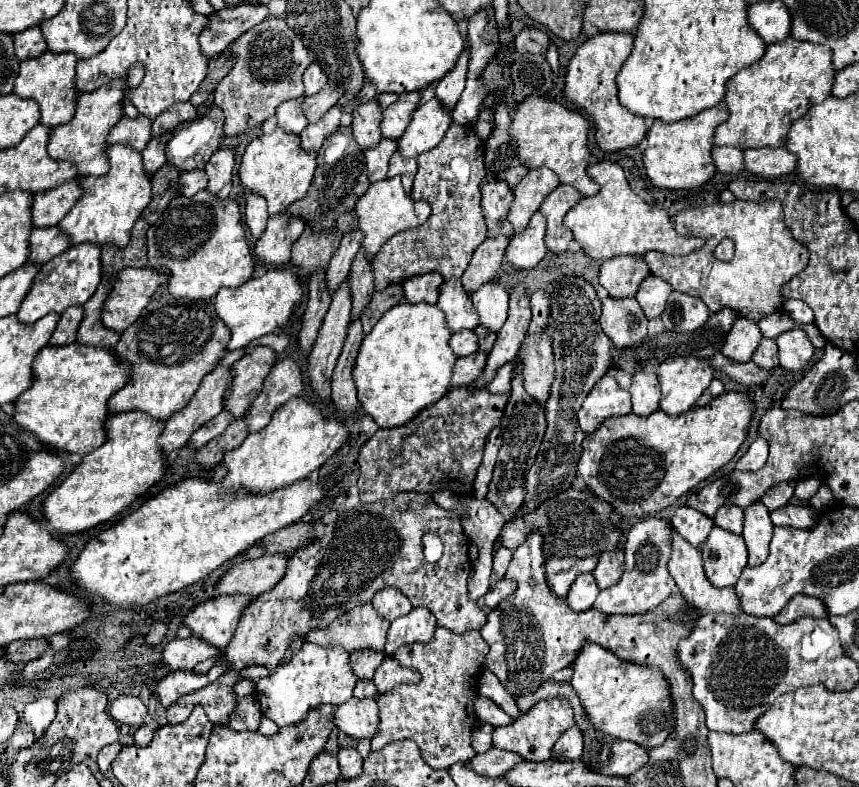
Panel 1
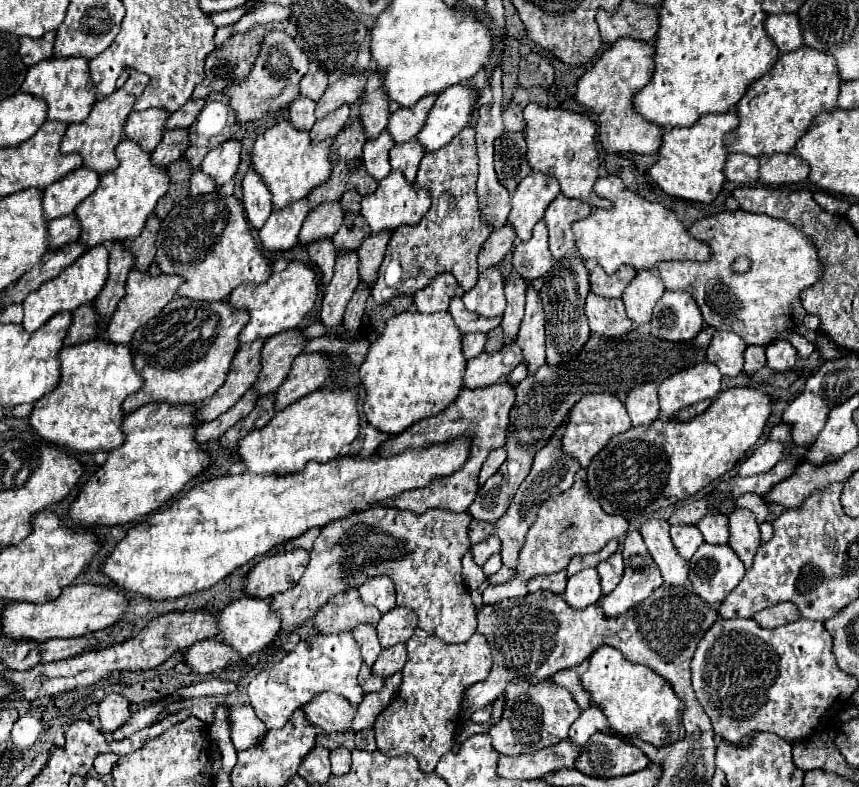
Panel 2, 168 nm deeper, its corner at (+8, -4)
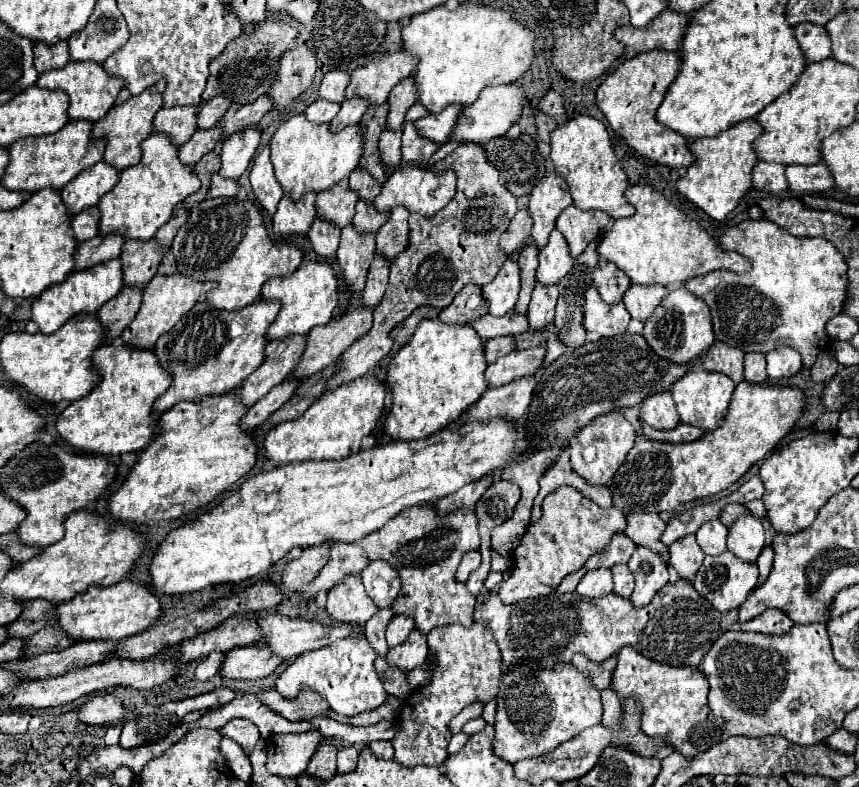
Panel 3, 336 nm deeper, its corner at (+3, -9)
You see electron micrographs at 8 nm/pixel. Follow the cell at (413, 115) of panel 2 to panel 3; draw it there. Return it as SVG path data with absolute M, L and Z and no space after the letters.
M450 105L446 107L442 113L432 113L428 117L422 117L416 121L416 127L420 131L422 137L438 143L438 145L444 145L448 139L450 139L450 133L454 131L456 127L456 121L458 117L462 115L462 109L464 107L458 107L458 105Z

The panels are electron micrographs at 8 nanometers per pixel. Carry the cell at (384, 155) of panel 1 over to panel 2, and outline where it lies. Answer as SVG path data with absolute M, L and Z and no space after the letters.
M383 132L379 138L369 140L363 148L363 162L367 168L367 174L373 176L375 180L383 180L389 172L389 150L393 148L393 138L389 136L389 132Z

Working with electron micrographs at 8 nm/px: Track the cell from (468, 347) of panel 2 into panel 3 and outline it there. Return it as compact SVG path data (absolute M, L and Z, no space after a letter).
M494 337L490 341L484 341L486 345L486 361L494 363L498 357L512 353L514 347L514 337Z

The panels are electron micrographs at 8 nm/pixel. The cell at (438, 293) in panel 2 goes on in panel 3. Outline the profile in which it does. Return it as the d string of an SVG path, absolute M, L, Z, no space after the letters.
M466 285L454 299L452 305L442 309L440 321L448 325L466 325L472 323L474 319L480 319L482 315L488 313L486 299L482 297L482 289L478 285Z

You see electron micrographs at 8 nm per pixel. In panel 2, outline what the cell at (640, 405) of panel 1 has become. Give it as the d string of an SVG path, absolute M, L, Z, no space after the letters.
M643 384L633 388L625 398L625 408L633 426L651 424L659 418L659 404L657 404L657 384Z

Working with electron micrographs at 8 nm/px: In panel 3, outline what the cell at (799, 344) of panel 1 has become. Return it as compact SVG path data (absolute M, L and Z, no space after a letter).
M776 347L766 355L768 361L768 377L770 379L782 379L792 377L802 369L802 361L798 351L790 347Z

